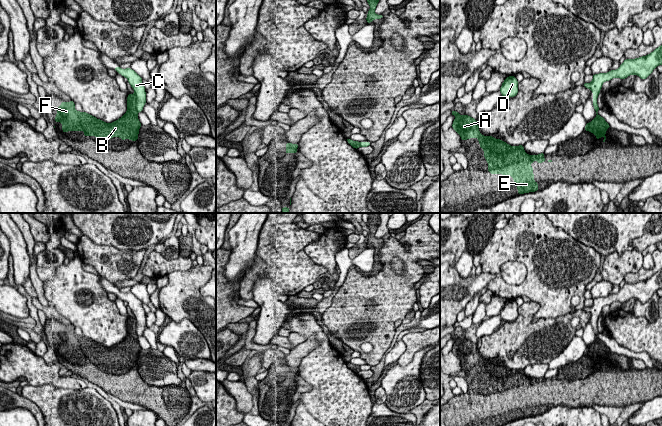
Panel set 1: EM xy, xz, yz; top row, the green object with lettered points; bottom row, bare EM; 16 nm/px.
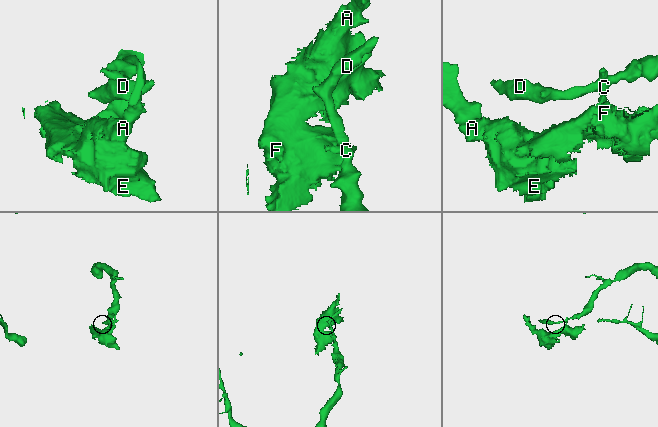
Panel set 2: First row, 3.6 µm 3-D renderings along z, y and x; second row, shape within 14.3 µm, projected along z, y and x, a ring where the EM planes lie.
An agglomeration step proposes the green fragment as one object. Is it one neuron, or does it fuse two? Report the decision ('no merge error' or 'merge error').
merge error

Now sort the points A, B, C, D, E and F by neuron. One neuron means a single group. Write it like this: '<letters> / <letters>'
A B E F / C D

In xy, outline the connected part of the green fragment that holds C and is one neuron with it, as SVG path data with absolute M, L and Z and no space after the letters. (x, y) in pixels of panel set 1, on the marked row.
M119 66L115 67L115 71L128 79L128 83L131 85L136 95L136 110L137 112L143 111L143 107L146 103L145 87L142 83L142 78L131 68L121 69Z

